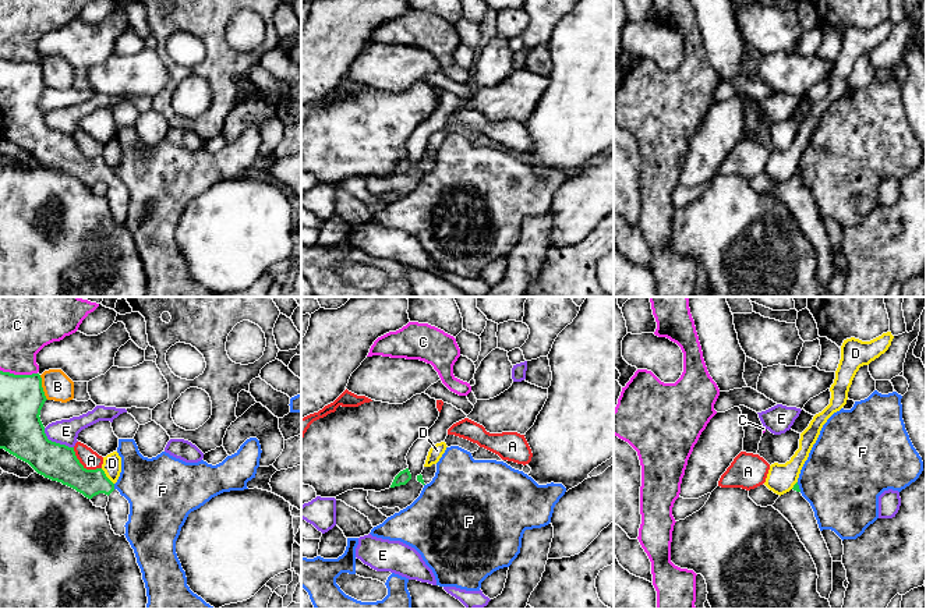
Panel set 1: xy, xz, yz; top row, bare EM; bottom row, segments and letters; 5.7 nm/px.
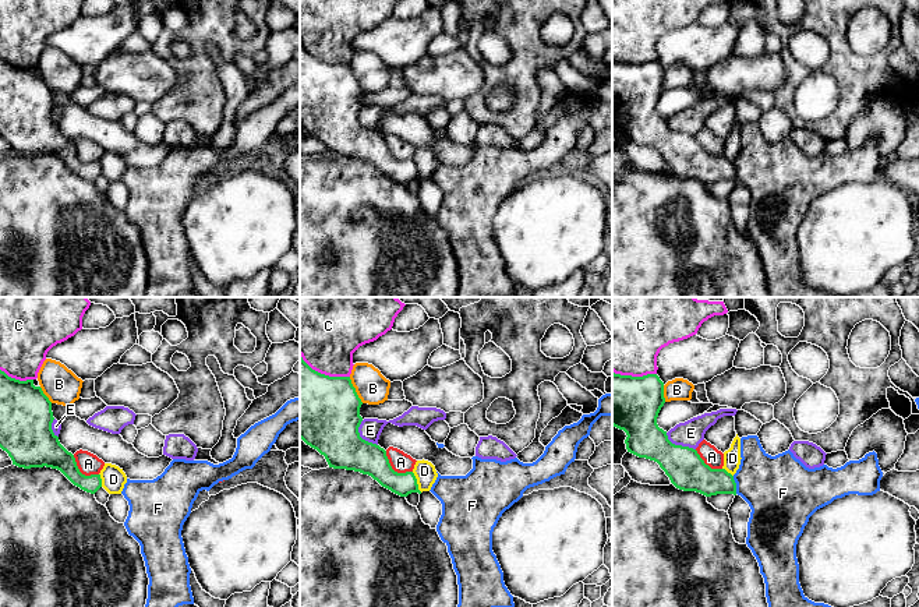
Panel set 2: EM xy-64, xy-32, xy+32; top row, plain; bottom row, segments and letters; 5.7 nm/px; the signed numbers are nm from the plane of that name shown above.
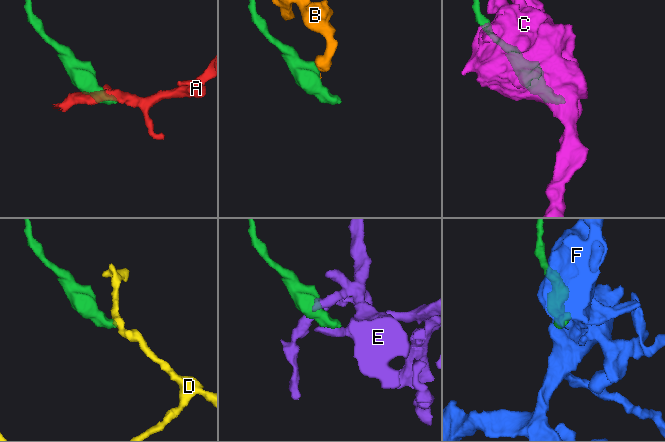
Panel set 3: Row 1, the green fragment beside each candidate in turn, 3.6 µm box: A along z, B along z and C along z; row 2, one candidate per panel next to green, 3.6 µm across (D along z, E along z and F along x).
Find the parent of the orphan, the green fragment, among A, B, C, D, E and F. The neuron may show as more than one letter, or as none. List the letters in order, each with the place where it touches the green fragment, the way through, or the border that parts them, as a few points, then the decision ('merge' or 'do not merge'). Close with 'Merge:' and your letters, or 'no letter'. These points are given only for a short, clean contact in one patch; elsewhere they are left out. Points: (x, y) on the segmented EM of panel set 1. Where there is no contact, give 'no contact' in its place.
A: xy (82, 466) | along xy (73, 448), (77, 459), (87, 468), (101, 468) | do not merge
B: xy (42, 388) | do not merge
C: xy (18, 375) | do not merge
D: xy (106, 477) | along xy (101, 468), (113, 484) | do not merge
E: xy (55, 442) | along xy (43, 428), (49, 439), (73, 448) | do not merge
F: xy (113, 487) | do not merge
Merge: no letter

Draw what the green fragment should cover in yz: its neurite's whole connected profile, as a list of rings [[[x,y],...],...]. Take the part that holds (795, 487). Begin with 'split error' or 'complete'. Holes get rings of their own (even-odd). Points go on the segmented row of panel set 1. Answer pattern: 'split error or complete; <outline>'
split error; [[[798,482],[773,504],[794,527],[817,569],[817,592],[828,599],[833,591],[833,557],[821,535],[810,503],[802,496]]]

